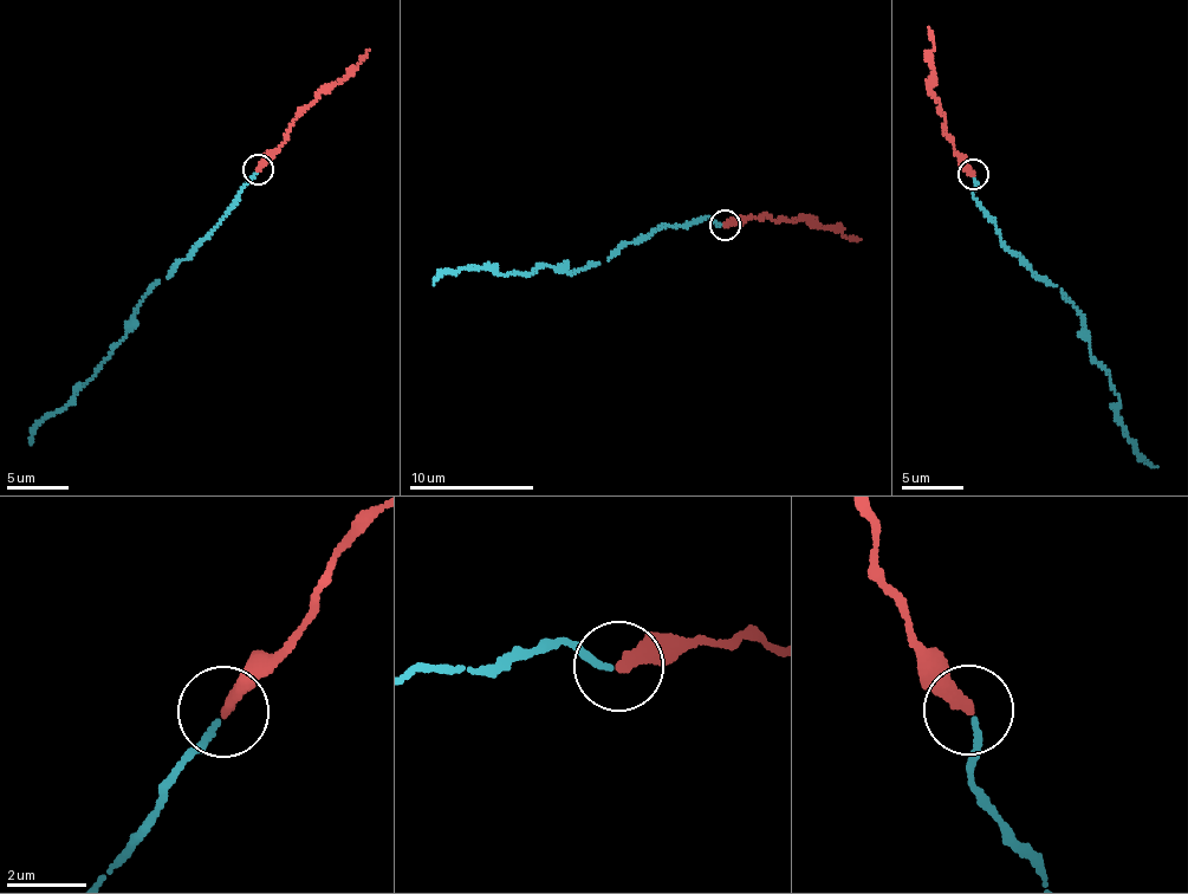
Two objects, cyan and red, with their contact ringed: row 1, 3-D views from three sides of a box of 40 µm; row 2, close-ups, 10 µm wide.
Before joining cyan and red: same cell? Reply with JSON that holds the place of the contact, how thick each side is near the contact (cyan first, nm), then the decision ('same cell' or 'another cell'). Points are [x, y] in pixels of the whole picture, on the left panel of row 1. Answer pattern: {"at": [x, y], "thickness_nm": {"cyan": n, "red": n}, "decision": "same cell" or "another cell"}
{"at": [258, 169], "thickness_nm": {"cyan": 170, "red": 320}, "decision": "another cell"}

